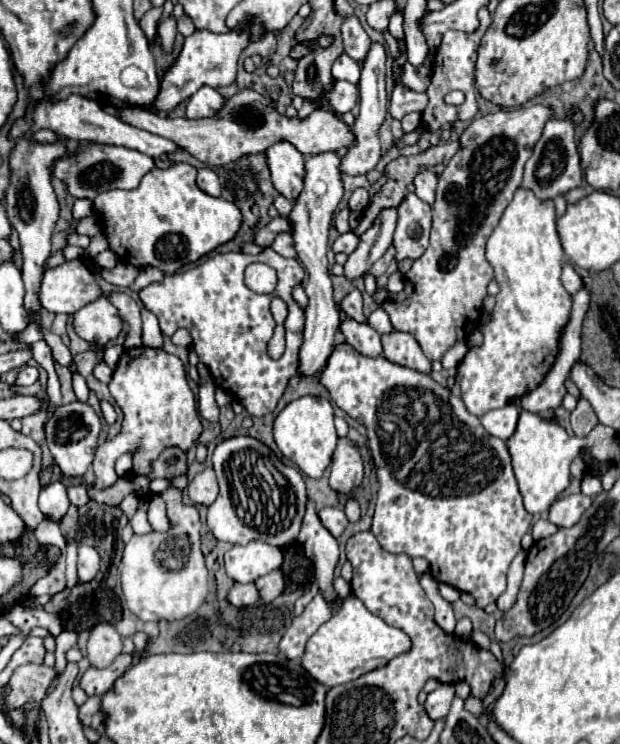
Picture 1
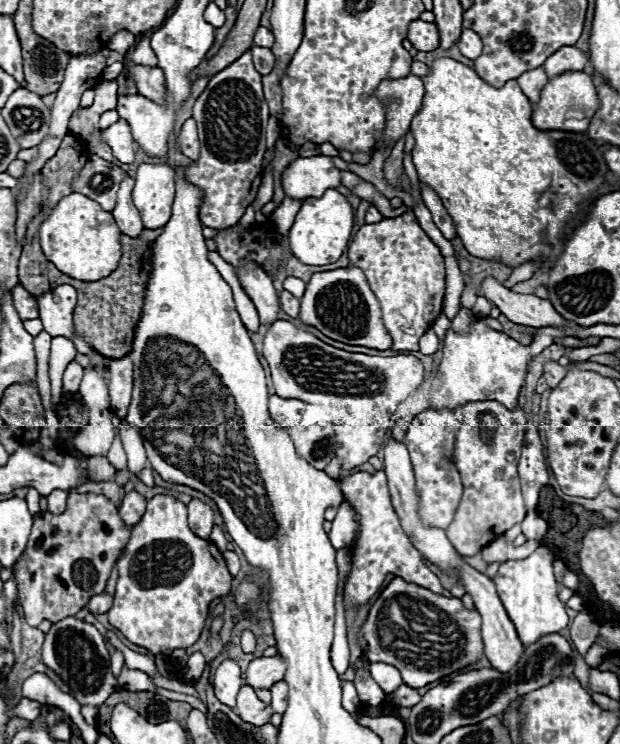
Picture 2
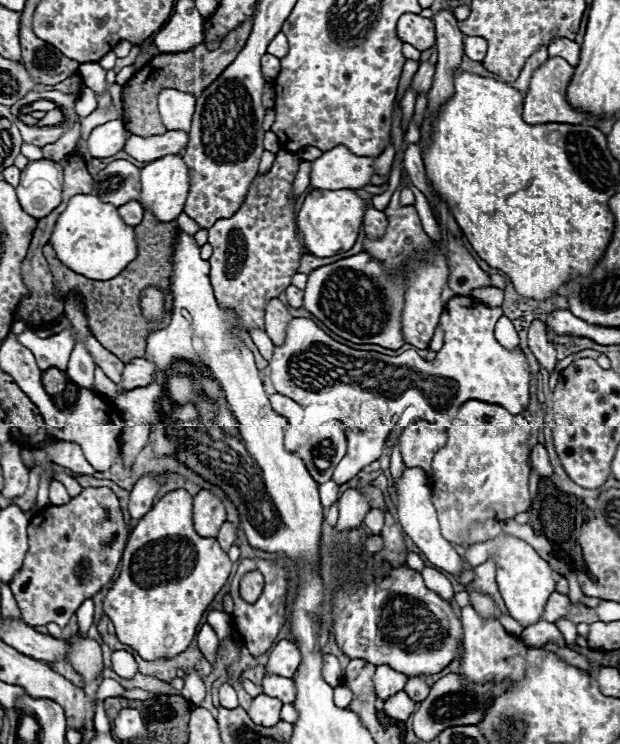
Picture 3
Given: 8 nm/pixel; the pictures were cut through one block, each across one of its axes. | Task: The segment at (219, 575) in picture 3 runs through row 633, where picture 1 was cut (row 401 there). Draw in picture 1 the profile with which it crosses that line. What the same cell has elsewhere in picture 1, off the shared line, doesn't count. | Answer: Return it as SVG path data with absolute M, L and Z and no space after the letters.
M146 346L124 350L110 380L110 394L120 406L124 420L120 434L96 448L92 466L96 474L94 488L98 490L108 488L117 481L111 472L114 474L114 462L122 454L132 452L134 474L148 476L152 472L154 460L162 454L164 448L178 446L180 450L188 452L202 434L202 422L196 410L194 394L186 380L184 364L174 354Z

